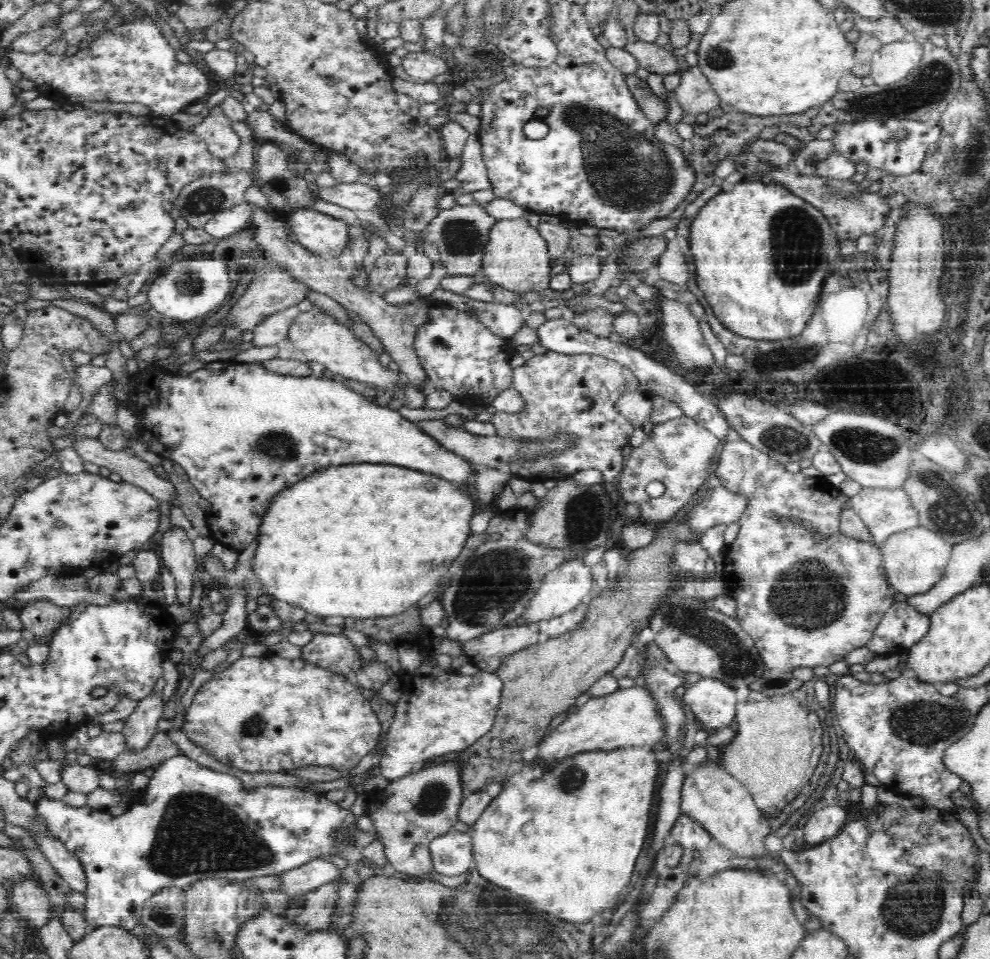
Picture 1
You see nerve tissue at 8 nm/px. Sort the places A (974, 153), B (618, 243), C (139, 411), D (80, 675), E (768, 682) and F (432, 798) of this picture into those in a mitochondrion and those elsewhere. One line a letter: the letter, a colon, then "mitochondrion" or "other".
A: mitochondrion
B: mitochondrion
C: other
D: other
E: mitochondrion
F: mitochondrion

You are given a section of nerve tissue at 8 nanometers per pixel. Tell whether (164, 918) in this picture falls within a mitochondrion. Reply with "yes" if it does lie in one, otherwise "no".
yes

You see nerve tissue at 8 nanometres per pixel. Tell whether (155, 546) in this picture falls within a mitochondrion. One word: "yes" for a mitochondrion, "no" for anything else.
no

